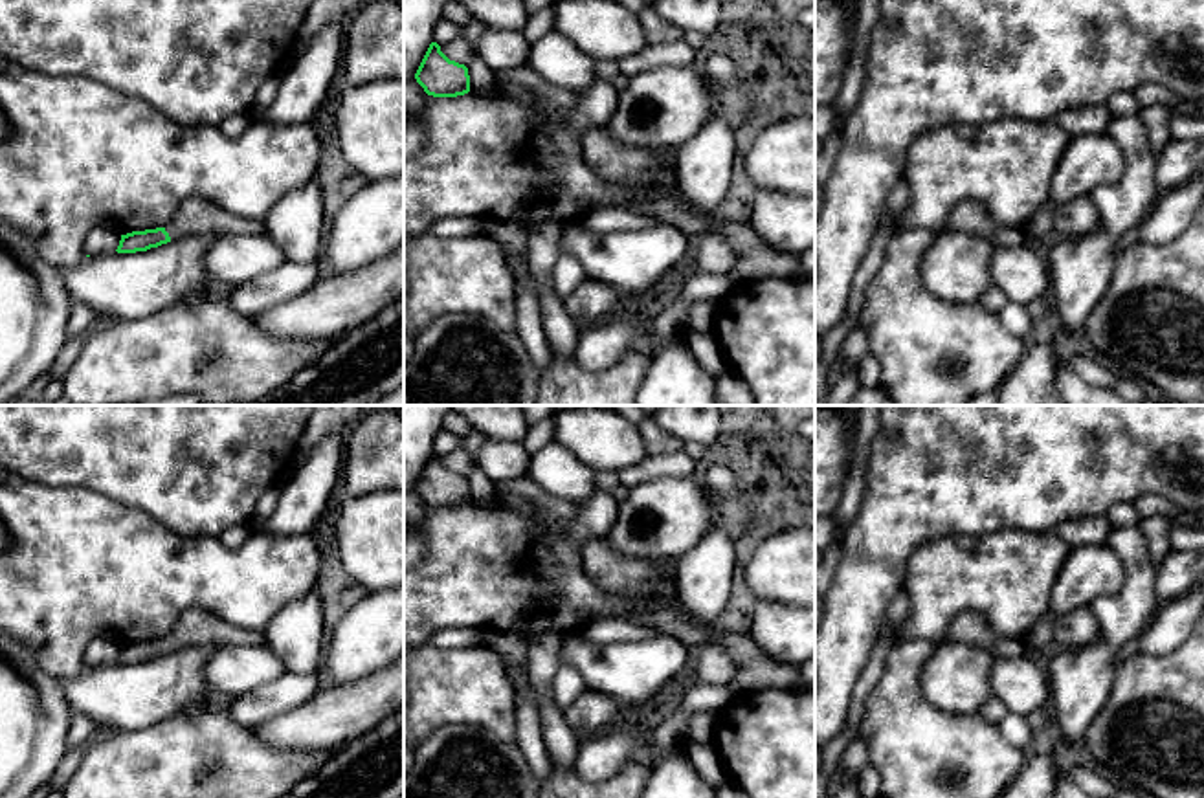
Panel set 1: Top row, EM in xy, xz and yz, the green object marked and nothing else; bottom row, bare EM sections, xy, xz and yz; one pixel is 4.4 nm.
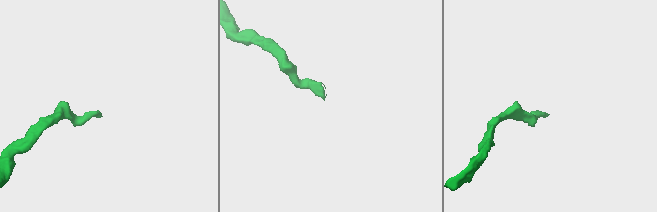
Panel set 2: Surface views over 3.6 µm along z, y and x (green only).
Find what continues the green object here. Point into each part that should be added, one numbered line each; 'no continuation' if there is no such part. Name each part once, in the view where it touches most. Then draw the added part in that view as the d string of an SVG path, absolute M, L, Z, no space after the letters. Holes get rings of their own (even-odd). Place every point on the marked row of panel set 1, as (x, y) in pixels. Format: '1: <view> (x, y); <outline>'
1: xy (195, 217); M187 198L165 231L176 240L187 235L261 235L266 227L262 220L240 218L206 200Z

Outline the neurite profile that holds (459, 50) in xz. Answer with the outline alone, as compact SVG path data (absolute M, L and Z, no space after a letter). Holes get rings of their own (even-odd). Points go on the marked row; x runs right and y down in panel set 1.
M459 37L444 46L440 46L440 51L459 64L468 66L475 57L475 48L464 39Z

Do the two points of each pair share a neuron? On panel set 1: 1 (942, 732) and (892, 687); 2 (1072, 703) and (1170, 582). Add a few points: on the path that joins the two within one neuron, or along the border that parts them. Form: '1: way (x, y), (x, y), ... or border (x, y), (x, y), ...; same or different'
1: way (929, 723), (905, 699); same
2: border (1157, 569), (1159, 604); different

